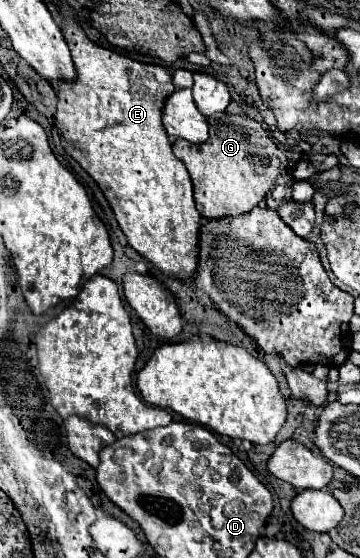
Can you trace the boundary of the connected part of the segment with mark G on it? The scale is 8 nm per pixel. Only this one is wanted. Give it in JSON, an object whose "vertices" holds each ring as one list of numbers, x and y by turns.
{"vertices":[[254,121,254,129,246,125,210,125,210,137,202,145,176,139,172,145,174,155,186,165,192,183,196,209,206,219,222,219,224,215,250,213,274,187,276,177,286,169,288,159,284,149,268,135,268,131]]}

